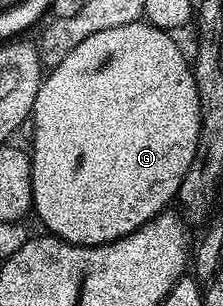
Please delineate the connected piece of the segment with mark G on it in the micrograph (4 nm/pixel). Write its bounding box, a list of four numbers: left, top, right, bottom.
[31,22,201,244]

